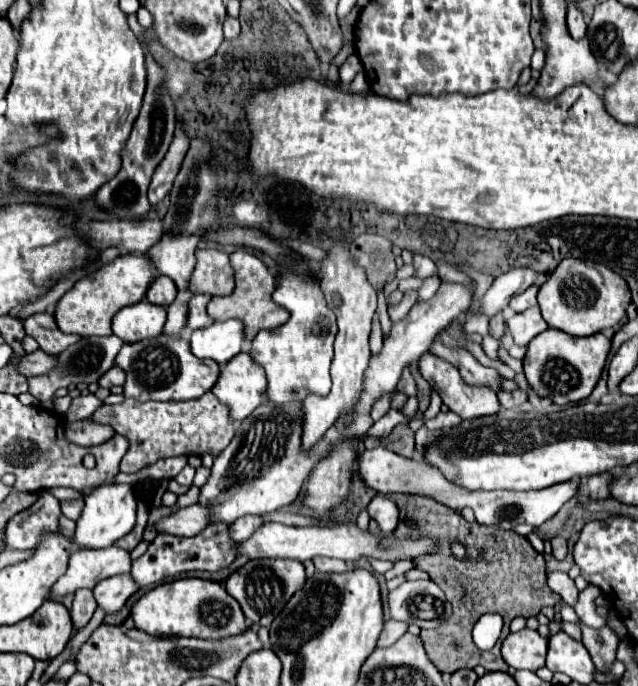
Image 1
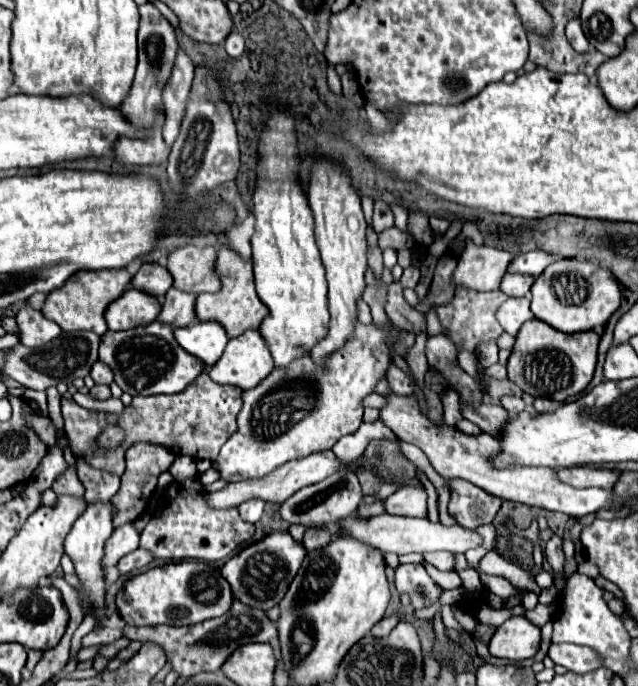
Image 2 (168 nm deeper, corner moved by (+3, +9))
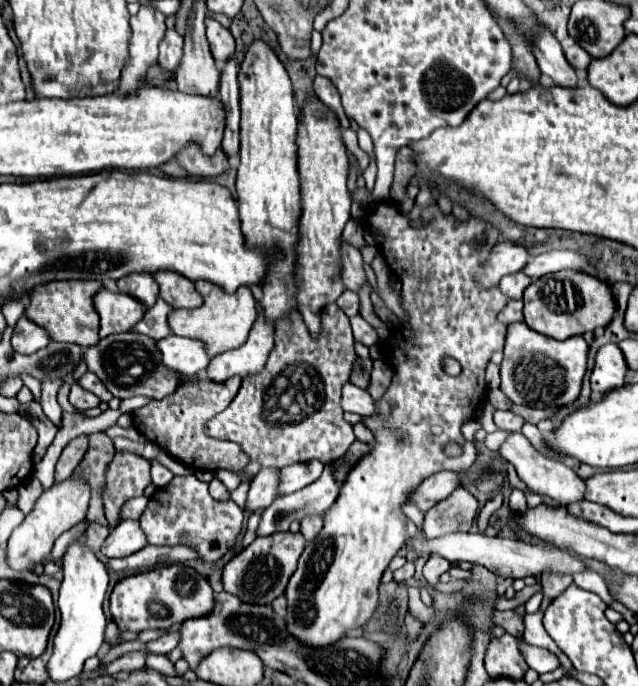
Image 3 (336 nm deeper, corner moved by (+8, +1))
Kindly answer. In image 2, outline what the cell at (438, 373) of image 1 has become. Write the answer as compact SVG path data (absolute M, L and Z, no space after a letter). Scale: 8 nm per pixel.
M482 404L480 408L468 406L462 410L462 416L478 424L484 432L488 432L494 438L498 438L504 432L502 428L508 424L508 412L496 404Z

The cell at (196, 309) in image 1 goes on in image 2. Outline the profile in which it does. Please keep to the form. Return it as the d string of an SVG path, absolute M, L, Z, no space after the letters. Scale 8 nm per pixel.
M170 288L166 292L166 300L162 304L162 312L158 314L158 322L164 322L172 328L180 328L180 326L188 326L192 322L196 322L196 312L194 312L194 294L186 294L180 290Z

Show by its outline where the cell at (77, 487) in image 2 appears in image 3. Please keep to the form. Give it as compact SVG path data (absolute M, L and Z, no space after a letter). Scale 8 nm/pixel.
M77 436L65 446L55 468L55 484L61 484L61 480L67 480L73 474L77 462L85 454L85 448L87 448L87 436Z

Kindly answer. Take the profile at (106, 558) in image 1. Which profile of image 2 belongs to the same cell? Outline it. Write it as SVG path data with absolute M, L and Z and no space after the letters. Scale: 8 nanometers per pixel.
M134 522L118 526L114 530L114 534L106 540L104 564L106 566L116 566L122 556L134 552L138 546L140 546L140 532L136 530Z

